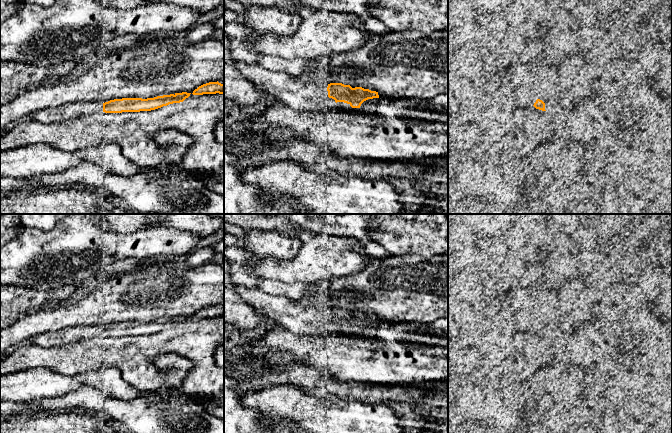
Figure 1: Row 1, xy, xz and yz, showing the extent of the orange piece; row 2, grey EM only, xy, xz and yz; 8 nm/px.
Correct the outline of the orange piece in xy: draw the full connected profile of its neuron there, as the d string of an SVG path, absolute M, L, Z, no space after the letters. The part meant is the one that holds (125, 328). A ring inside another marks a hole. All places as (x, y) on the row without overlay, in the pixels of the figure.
M182 316L170 319L157 320L154 322L122 322L108 326L74 326L58 331L50 331L38 334L24 344L37 345L40 347L56 347L93 337L122 337L151 335L173 327L183 326L191 317Z

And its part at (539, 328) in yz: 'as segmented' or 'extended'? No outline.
extended

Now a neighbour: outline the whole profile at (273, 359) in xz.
M270 352L262 360L263 366L272 368L290 368L299 365L292 353Z

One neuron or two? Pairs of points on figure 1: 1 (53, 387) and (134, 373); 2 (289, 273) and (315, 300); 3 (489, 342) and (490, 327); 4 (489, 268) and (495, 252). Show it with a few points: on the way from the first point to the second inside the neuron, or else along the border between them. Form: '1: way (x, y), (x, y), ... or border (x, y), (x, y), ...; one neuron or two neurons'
1: border (99, 366), (115, 366), (122, 377), (139, 390); two neurons
2: border (334, 278), (320, 279), (311, 284); two neurons
3: way (489, 338), (490, 331); one neuron
4: way (489, 264), (491, 256); one neuron

